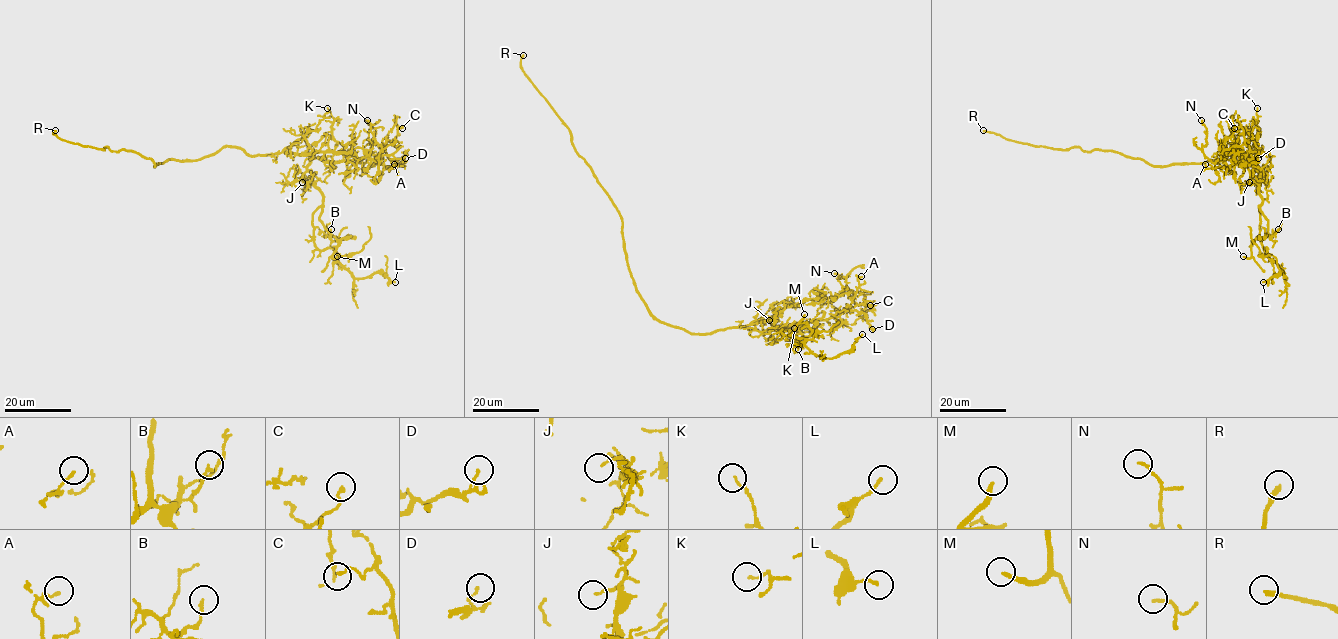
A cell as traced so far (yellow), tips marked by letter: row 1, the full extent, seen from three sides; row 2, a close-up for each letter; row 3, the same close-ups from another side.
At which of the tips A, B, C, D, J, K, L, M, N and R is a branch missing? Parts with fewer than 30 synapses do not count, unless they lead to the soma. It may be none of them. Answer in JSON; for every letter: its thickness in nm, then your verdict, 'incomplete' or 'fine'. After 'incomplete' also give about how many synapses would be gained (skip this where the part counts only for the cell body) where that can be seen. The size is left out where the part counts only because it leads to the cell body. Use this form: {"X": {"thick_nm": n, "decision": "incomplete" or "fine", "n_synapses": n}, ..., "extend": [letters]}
{"A": {"thick_nm": 130, "decision": "fine"}, "B": {"thick_nm": 150, "decision": "fine"}, "C": {"thick_nm": 160, "decision": "fine"}, "D": {"thick_nm": 140, "decision": "fine"}, "J": {"thick_nm": 120, "decision": "fine"}, "K": {"thick_nm": 80, "decision": "fine"}, "L": {"thick_nm": 160, "decision": "fine"}, "M": {"thick_nm": 240, "decision": "incomplete", "n_synapses": 60}, "N": {"thick_nm": 130, "decision": "fine"}, "R": {"thick_nm": 280, "decision": "incomplete"}, "extend": ["M", "R"]}

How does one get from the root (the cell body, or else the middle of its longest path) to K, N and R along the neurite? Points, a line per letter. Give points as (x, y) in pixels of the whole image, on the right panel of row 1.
K: (1256, 154), (1262, 146), (1260, 153), (1255, 154), (1249, 138), (1254, 143), (1249, 170), (1259, 151), (1257, 108)
N: (1256, 154), (1262, 146), (1259, 155), (1231, 152), (1212, 162), (1201, 148), (1206, 143), (1206, 128), (1201, 120)
R: (1256, 154), (1250, 160), (1214, 159), (1152, 166), (1139, 158), (1113, 151), (1033, 146), (983, 130)

